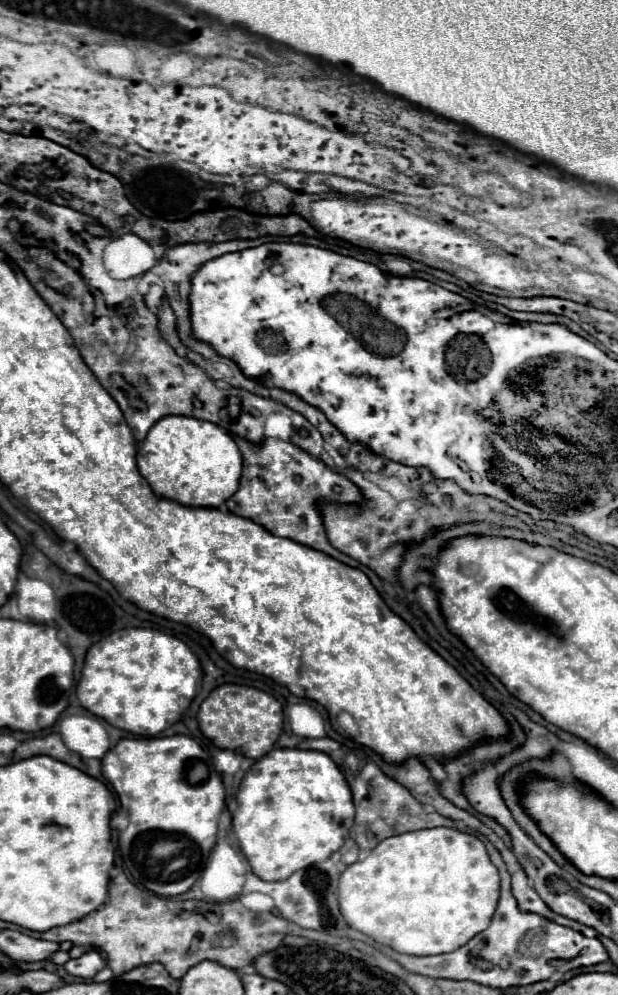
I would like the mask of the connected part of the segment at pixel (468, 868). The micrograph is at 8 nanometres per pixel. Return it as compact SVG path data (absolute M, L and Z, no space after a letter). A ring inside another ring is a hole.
M429 828L385 838L371 854L347 866L339 878L339 908L345 922L401 954L447 954L465 946L489 926L499 900L499 872L489 860L485 844L471 834L453 828Z

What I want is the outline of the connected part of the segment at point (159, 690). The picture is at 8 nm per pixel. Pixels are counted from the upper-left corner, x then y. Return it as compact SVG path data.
M125 628L89 648L77 698L83 708L115 728L155 736L189 708L197 694L199 668L199 660L179 638L149 628Z

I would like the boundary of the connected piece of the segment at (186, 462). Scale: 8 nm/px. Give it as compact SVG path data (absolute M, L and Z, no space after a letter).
M165 416L149 430L141 450L137 450L137 466L159 498L183 506L219 508L237 492L243 460L237 444L221 426L187 416Z

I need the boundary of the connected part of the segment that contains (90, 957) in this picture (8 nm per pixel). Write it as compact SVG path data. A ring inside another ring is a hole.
M97 950L85 952L83 956L79 956L77 960L69 960L65 964L65 970L73 976L81 976L81 978L93 978L101 968L105 968L105 960Z

